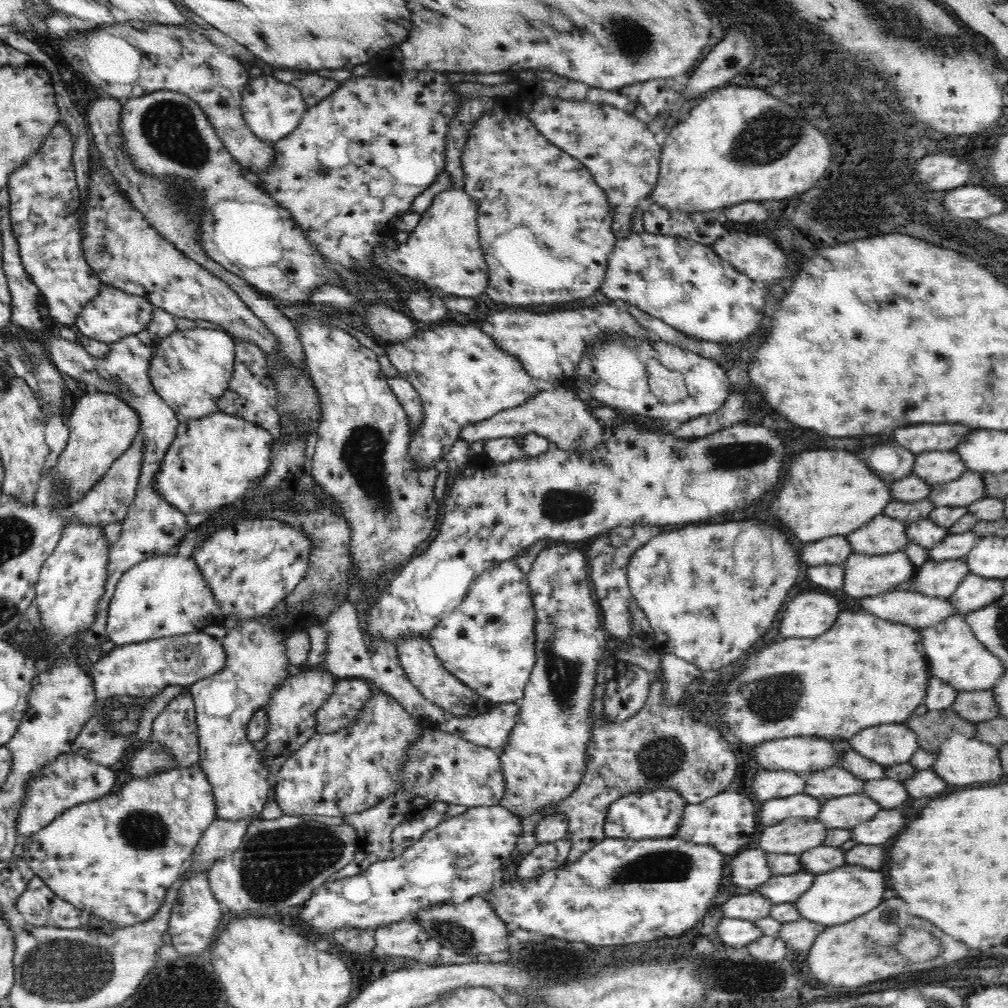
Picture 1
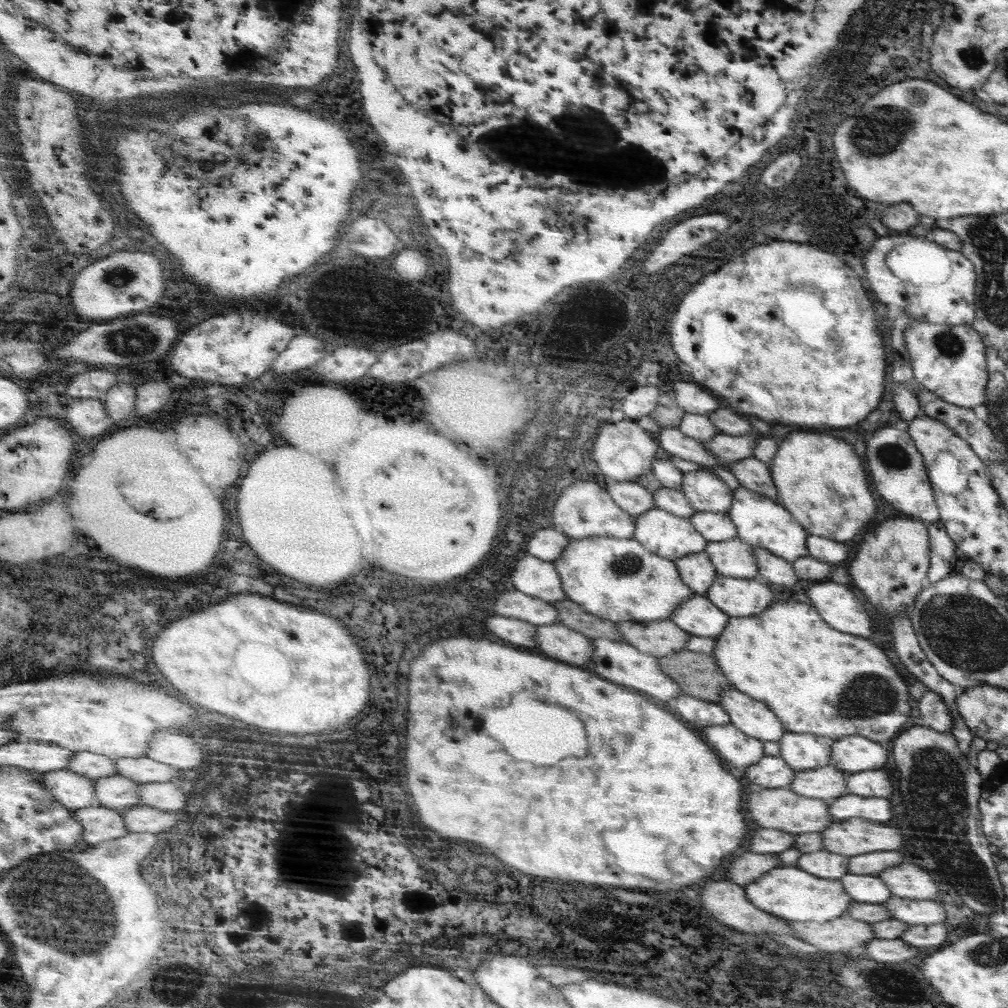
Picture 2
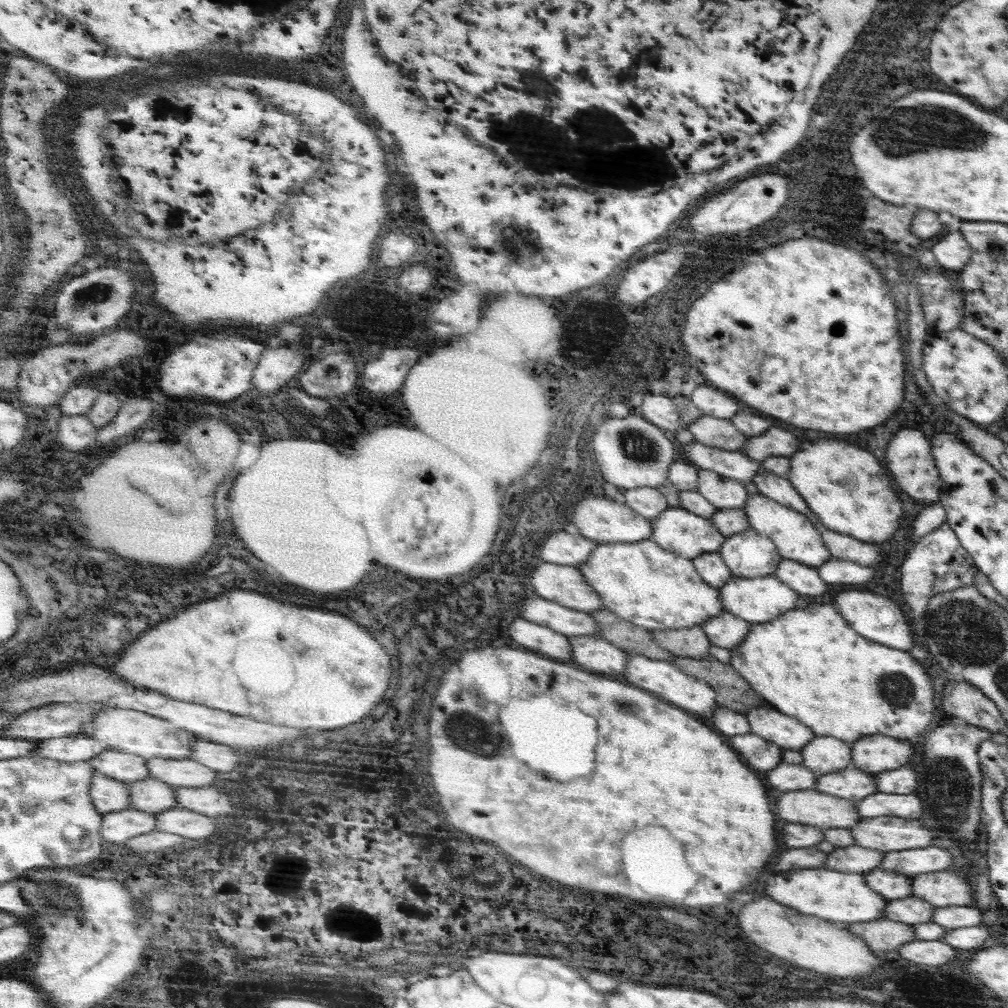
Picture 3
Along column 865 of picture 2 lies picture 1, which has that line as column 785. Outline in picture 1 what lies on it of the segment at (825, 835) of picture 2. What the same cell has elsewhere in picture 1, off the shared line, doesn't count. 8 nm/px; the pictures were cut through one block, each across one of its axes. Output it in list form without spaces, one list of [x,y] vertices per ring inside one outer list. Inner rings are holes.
[[[788,818],[776,826],[762,828],[758,838],[760,838],[760,848],[766,854],[798,854],[802,856],[804,852],[824,846],[828,828],[818,820],[806,820],[806,818]]]

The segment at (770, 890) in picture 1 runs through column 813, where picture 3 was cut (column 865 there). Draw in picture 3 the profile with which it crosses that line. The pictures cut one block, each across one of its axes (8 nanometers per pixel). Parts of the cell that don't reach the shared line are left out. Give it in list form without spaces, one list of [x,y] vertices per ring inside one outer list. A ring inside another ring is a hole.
[[[873,868],[871,872],[861,874],[861,876],[863,876],[863,882],[885,902],[911,896],[911,880],[907,876],[897,874],[895,870],[887,872],[881,868]]]

